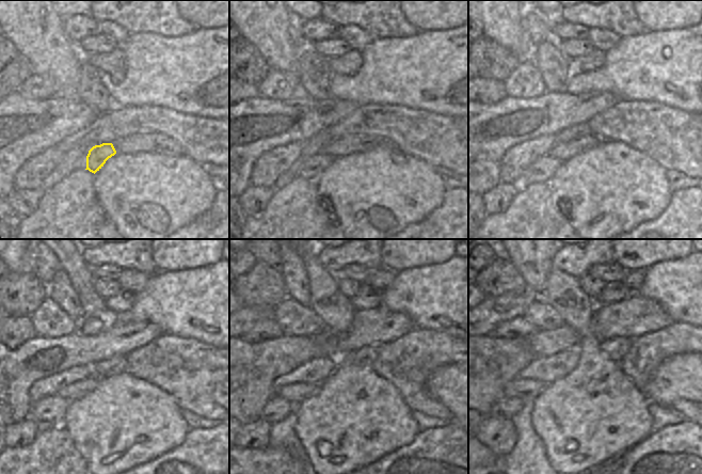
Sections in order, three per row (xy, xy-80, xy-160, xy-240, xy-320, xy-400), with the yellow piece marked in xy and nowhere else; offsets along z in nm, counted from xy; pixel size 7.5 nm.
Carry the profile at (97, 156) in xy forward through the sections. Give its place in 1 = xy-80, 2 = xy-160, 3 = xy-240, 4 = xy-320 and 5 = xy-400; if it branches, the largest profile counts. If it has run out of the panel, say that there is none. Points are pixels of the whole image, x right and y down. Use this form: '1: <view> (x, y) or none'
1: xy-80 (316, 164)
2: xy-160 (543, 169)
3: xy-240 (51, 409)
4: xy-320 (276, 408)
5: xy-400 (506, 407)

